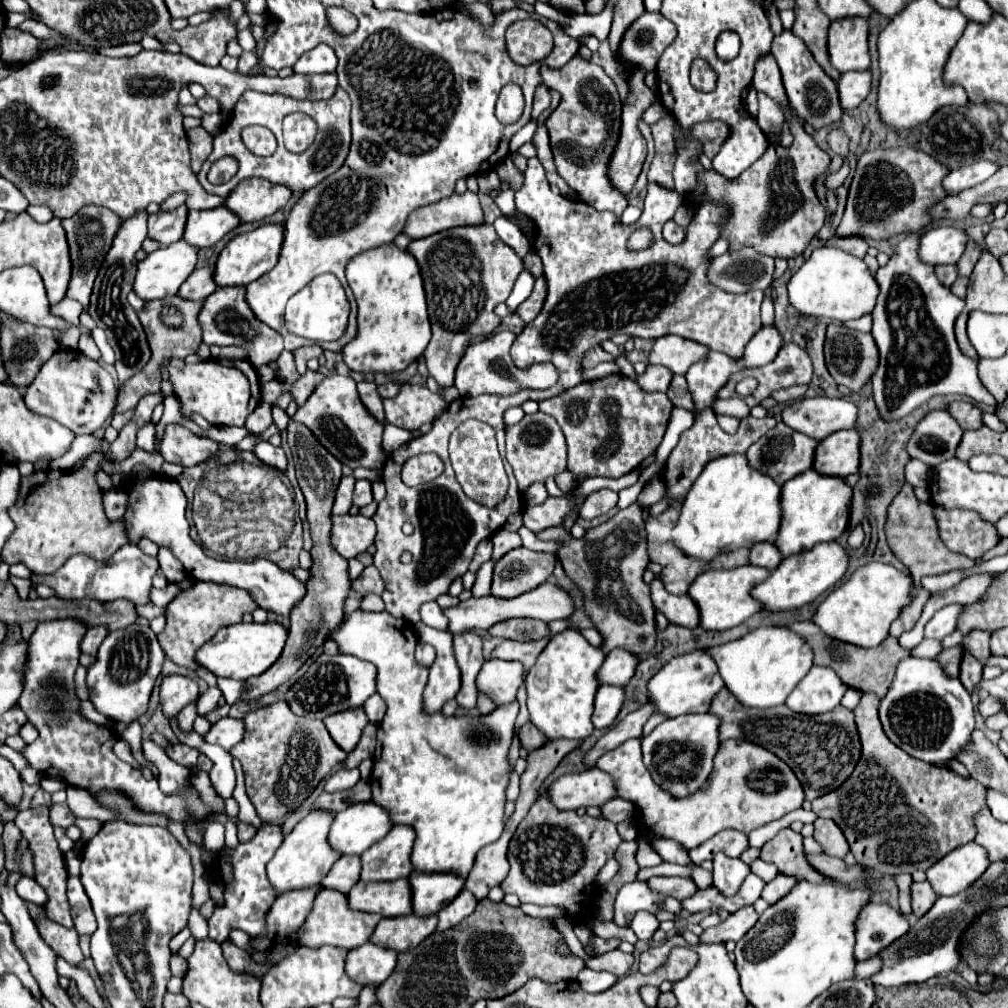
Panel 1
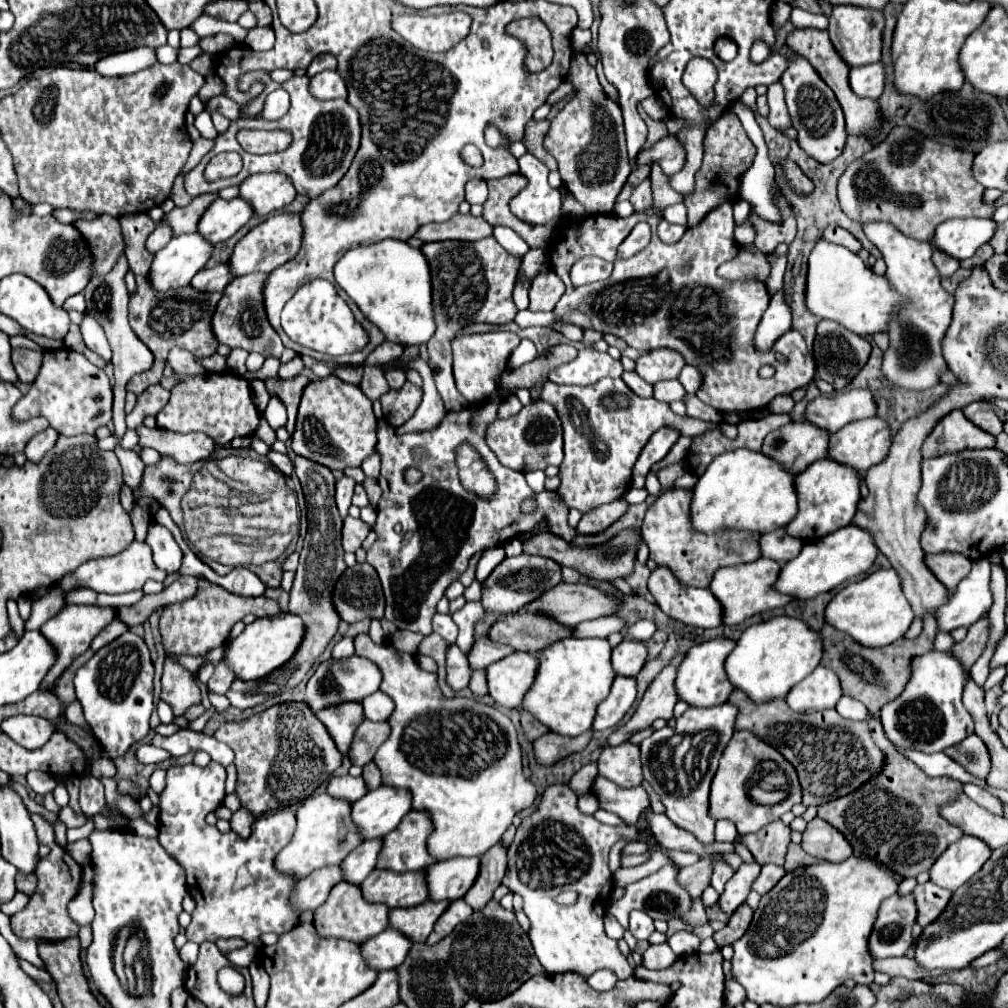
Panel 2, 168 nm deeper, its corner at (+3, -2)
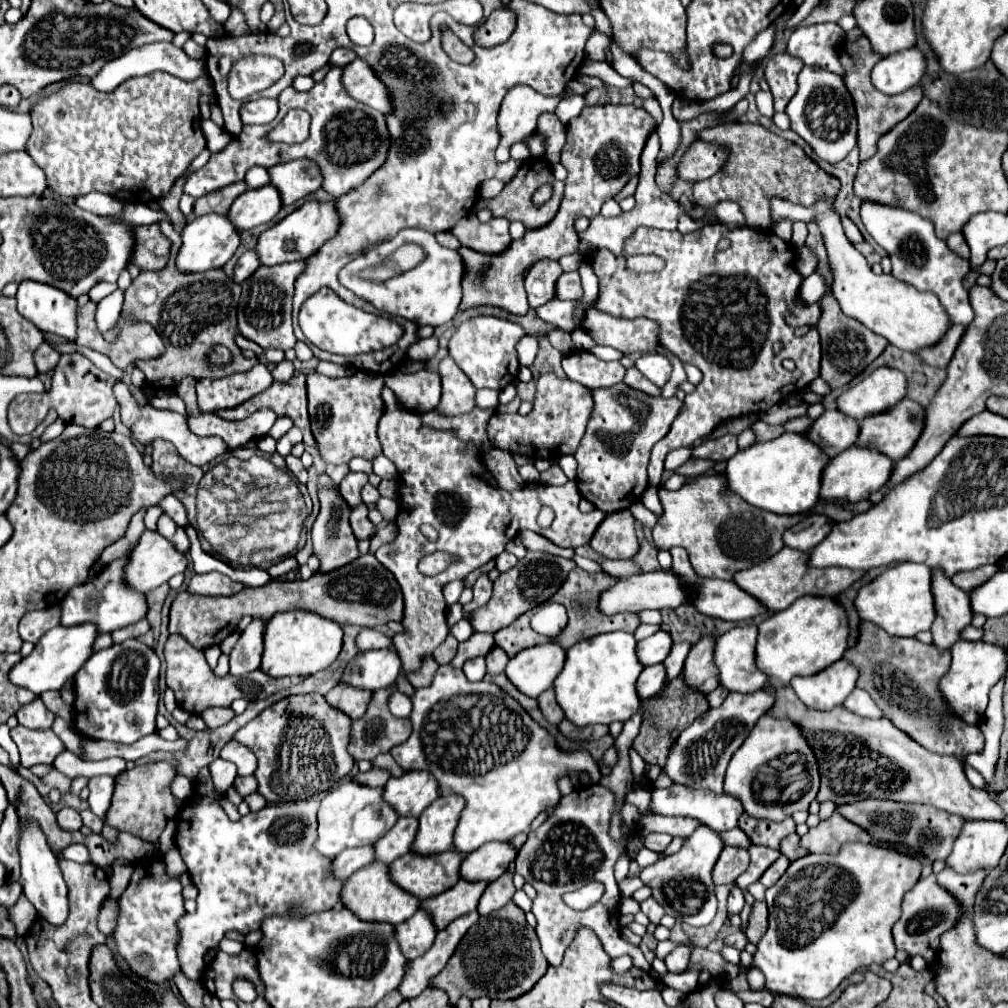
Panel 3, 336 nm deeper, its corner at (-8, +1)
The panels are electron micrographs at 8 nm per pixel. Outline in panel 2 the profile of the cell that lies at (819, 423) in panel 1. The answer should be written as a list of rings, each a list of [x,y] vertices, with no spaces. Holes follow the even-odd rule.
[[[846,390],[832,396],[818,396],[806,406],[804,418],[820,430],[838,432],[842,426],[870,418],[876,414],[876,404],[870,390]]]

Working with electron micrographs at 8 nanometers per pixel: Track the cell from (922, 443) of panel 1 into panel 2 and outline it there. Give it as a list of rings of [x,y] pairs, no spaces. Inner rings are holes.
[[[952,410],[932,428],[932,434],[922,444],[922,458],[936,458],[940,454],[976,450],[976,448],[992,448],[994,436],[976,428],[962,410]]]

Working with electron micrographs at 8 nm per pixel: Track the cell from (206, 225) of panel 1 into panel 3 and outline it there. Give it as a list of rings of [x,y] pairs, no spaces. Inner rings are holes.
[[[265,185],[239,195],[227,215],[239,231],[245,231],[269,223],[279,213],[281,205],[279,191],[273,185]]]

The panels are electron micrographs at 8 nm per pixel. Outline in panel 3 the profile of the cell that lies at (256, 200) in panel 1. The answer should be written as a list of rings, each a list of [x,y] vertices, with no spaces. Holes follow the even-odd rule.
[[[293,159],[287,163],[279,163],[269,169],[269,175],[271,183],[279,187],[283,205],[291,205],[323,185],[319,165],[309,159]]]

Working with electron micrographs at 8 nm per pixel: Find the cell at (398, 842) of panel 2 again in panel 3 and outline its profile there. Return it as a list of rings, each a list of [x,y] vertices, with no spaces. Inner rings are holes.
[[[461,795],[439,797],[431,803],[419,819],[419,831],[413,843],[413,851],[419,855],[433,855],[453,847],[453,833],[465,803]]]

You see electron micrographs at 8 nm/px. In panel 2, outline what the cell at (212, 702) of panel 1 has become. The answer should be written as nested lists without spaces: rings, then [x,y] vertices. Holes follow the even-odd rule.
[[[220,660],[220,662],[216,664],[214,676],[208,680],[208,690],[214,692],[214,694],[226,694],[228,688],[230,688],[230,684],[232,684],[232,680],[234,680],[234,674],[232,674],[232,672],[228,670],[228,666]]]

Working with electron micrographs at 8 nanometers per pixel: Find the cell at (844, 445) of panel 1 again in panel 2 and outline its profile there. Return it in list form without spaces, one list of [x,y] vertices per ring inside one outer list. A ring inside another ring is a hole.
[[[868,418],[856,420],[838,432],[830,434],[828,458],[866,472],[870,466],[878,464],[890,448],[890,430],[884,420]]]

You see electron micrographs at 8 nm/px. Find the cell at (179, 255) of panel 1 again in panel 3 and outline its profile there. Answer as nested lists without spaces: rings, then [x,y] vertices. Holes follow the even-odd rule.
[[[211,213],[211,215],[195,217],[185,225],[181,237],[183,237],[183,245],[177,255],[177,267],[183,273],[197,273],[197,271],[223,267],[239,247],[239,231],[233,227],[233,223],[229,223],[227,215]]]

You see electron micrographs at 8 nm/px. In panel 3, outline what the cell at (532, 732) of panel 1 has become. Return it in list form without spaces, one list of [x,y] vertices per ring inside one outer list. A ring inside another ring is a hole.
[[[553,687],[547,689],[543,695],[539,695],[539,707],[541,707],[543,715],[547,717],[547,721],[553,723],[553,725],[559,725],[561,719],[565,717],[565,715],[563,715],[563,709],[559,707],[559,703],[557,703],[557,699],[555,699]]]

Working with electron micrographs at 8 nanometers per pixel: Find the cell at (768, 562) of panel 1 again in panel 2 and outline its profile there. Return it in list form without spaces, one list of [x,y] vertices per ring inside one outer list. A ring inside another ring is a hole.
[[[784,528],[780,530],[774,530],[774,532],[768,532],[768,534],[762,534],[760,538],[760,552],[762,552],[762,558],[772,558],[780,564],[796,558],[802,550],[804,542],[800,542],[798,538],[792,538],[784,532]]]

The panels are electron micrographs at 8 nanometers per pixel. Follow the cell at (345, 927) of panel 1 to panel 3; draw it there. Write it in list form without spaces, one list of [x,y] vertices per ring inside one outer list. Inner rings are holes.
[[[373,861],[367,867],[361,867],[359,871],[355,871],[355,875],[347,879],[341,891],[341,901],[345,903],[345,907],[349,907],[353,913],[357,913],[365,921],[387,921],[387,923],[397,925],[409,919],[419,909],[421,901],[415,899],[413,895],[407,895],[407,891],[403,891],[401,887],[395,887],[387,871],[389,871],[389,865],[379,863],[379,861]]]

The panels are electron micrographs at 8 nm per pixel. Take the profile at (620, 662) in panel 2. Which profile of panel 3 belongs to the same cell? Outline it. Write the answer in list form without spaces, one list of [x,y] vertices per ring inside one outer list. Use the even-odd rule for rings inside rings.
[[[661,629],[655,635],[651,635],[651,637],[637,643],[637,657],[645,667],[655,665],[655,663],[661,663],[669,655],[671,647],[673,647],[671,633]]]

